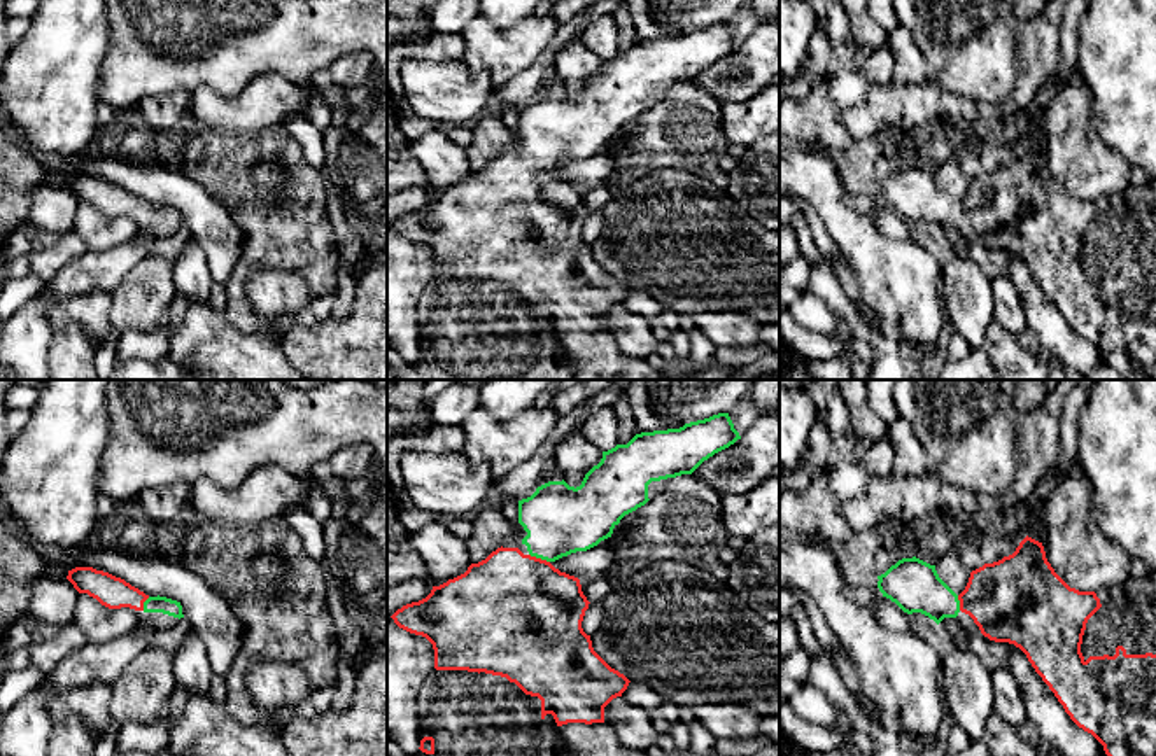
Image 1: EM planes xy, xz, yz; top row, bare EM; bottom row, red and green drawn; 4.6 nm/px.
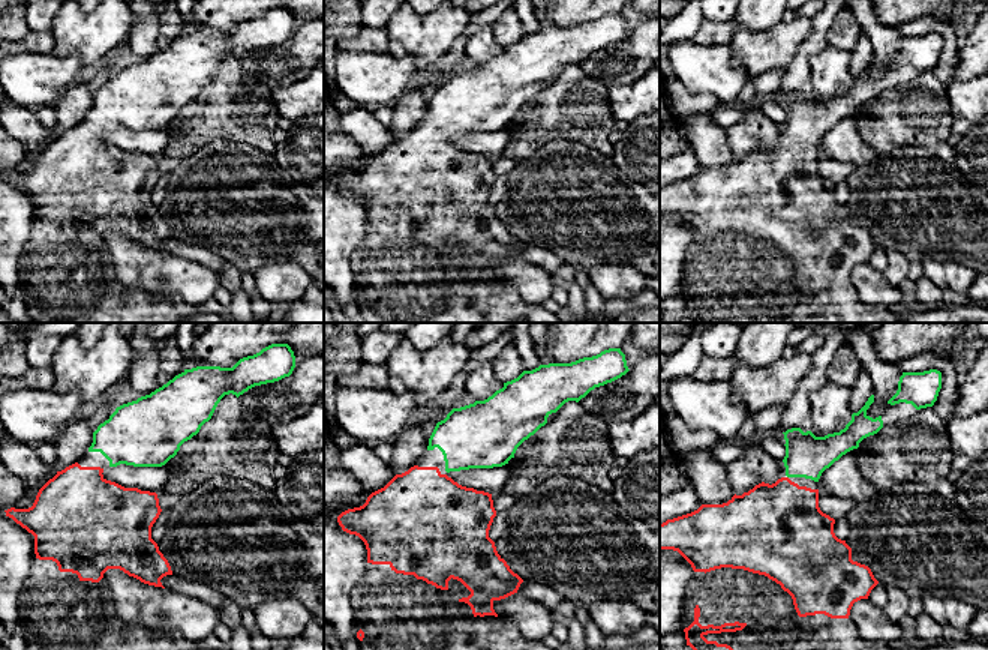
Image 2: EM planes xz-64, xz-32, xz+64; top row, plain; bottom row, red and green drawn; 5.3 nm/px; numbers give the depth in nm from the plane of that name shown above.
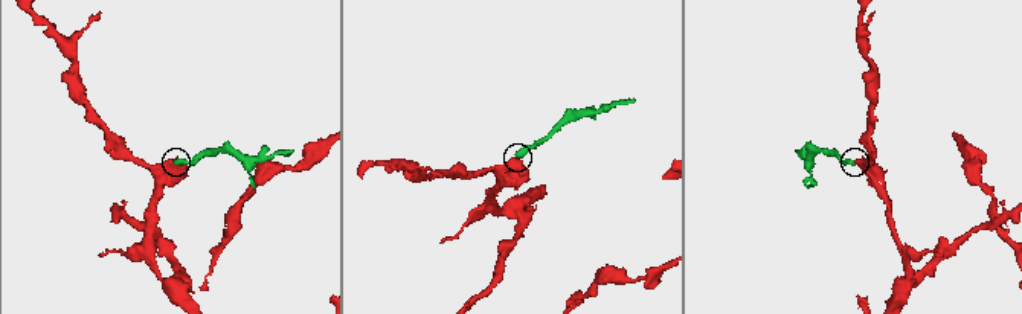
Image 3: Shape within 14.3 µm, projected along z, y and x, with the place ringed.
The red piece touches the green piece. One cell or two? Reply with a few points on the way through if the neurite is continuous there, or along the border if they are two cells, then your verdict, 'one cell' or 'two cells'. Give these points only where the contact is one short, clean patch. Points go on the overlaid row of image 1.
runs through xz (521, 609), (540, 559), (559, 520); one cell

